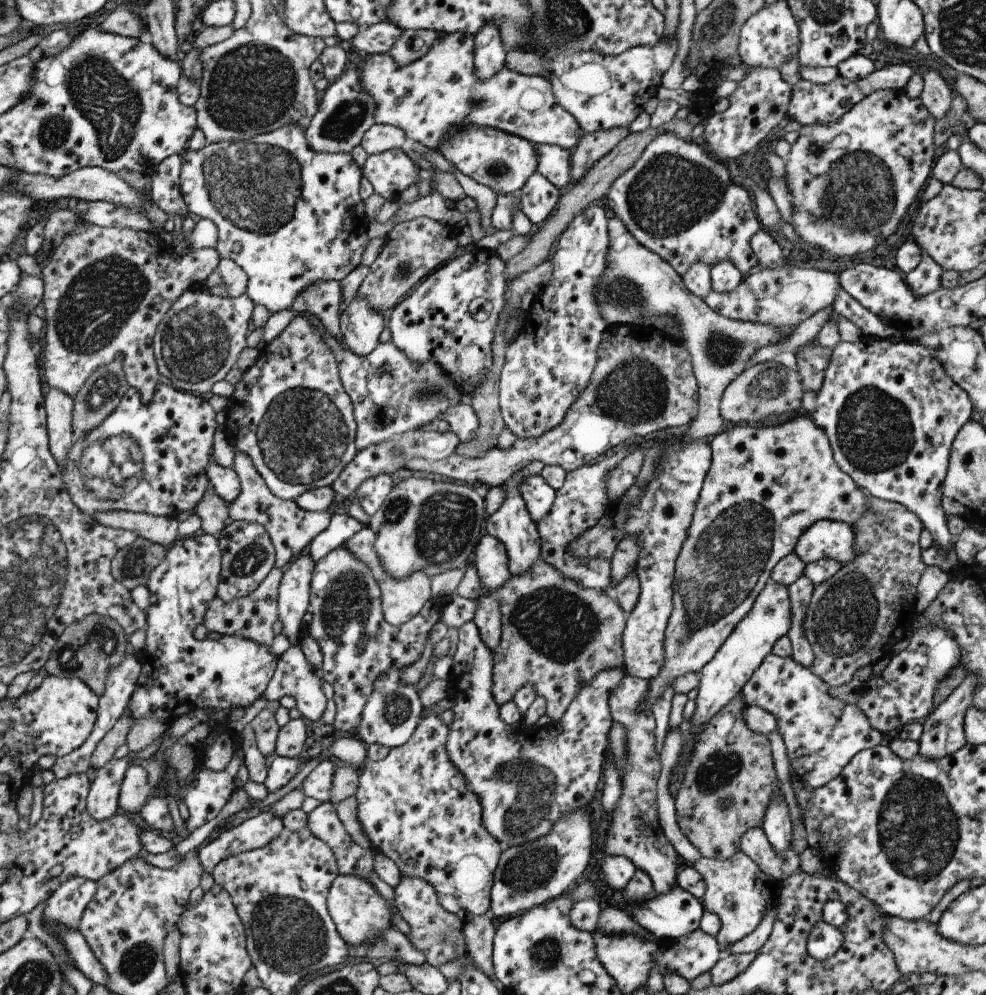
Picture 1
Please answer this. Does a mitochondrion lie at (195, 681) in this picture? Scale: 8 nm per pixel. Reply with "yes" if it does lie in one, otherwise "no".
no

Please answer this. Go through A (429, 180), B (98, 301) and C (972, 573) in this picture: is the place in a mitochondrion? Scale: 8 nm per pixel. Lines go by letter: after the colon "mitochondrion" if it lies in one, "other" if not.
A: other
B: mitochondrion
C: other

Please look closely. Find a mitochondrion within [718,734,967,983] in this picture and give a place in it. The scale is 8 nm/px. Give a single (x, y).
(915, 831)

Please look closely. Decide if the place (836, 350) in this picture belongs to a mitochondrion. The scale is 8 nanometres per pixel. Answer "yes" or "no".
no

